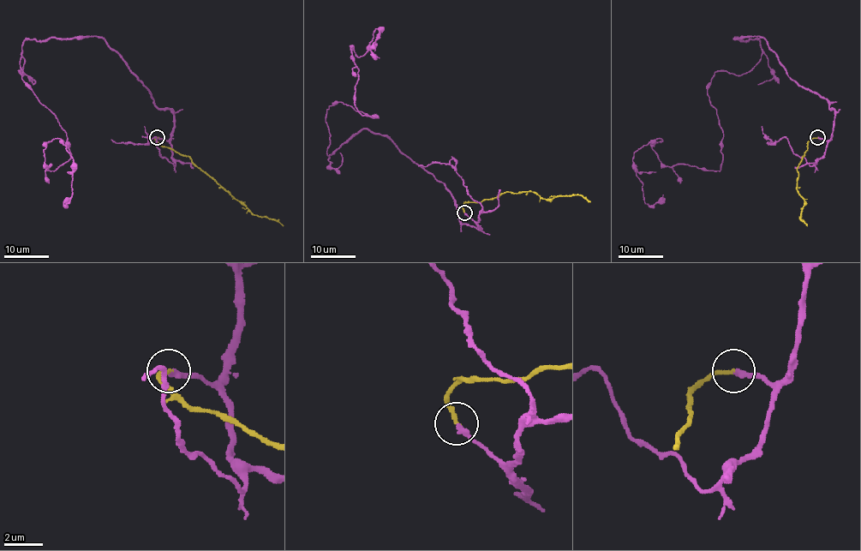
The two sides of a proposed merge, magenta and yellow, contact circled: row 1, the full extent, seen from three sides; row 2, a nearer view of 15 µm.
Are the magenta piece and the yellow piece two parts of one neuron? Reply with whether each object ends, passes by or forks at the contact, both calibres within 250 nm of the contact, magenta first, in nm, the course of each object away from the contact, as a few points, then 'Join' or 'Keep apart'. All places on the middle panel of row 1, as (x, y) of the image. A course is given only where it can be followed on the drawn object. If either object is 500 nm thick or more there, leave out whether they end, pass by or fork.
At the ring magenta ends. At the ring yellow ends. Thickness 280 nm (magenta) against 220 nm. Course of magenta: (464, 212), (481, 229), (366, 128), (327, 156), (330, 106), (377, 117), (351, 48), (379, 27), (379, 57). Course of yellow: (464, 212), (465, 203), (493, 199), (505, 192), (536, 192), (547, 199), (582, 195), (590, 202). Join

